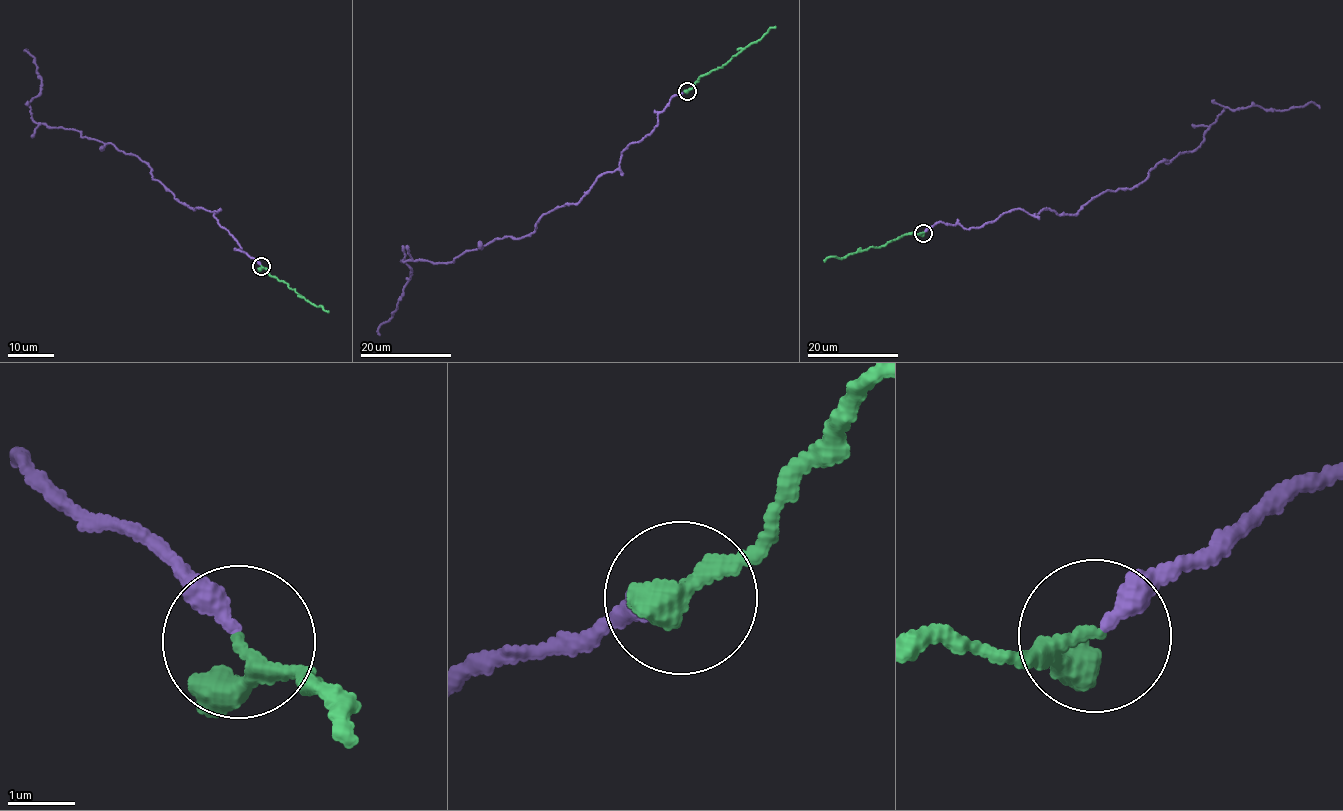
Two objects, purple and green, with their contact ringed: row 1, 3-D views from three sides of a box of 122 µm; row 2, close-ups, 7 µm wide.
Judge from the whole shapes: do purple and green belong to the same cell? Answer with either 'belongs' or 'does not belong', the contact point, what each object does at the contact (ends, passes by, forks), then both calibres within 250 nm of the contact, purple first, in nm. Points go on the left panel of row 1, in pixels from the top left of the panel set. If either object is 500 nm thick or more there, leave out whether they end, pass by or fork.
belongs; at (261, 266); purple ends there; green passes by; 300 nm thick on the purple side, 160 nm on the other

